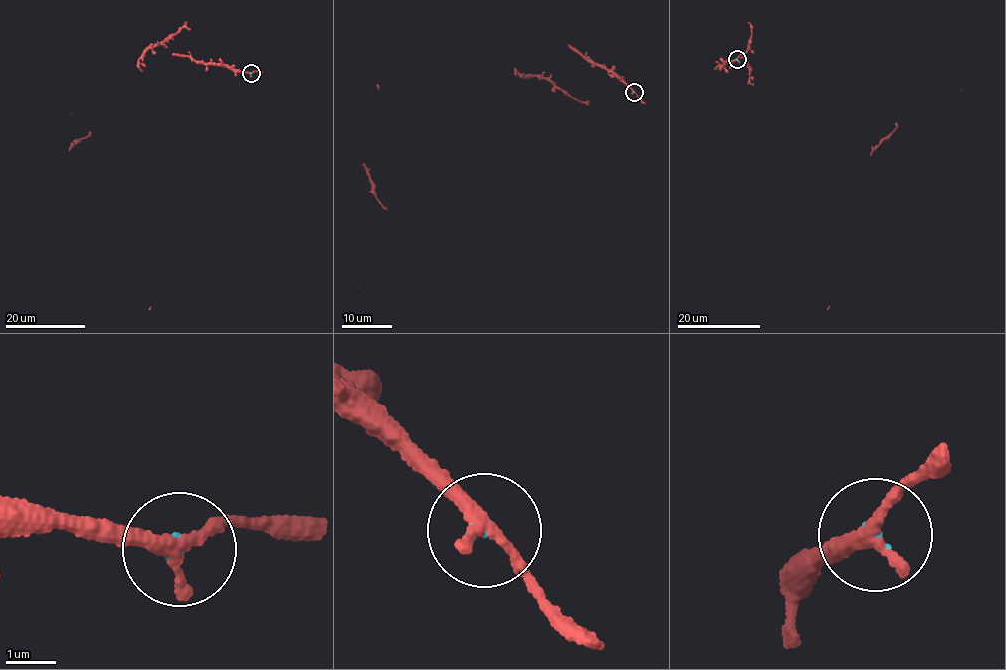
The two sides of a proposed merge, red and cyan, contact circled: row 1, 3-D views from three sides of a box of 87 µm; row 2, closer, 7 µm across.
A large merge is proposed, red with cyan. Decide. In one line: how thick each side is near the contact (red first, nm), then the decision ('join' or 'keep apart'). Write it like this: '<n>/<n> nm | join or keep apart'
260/100 nm | keep apart

